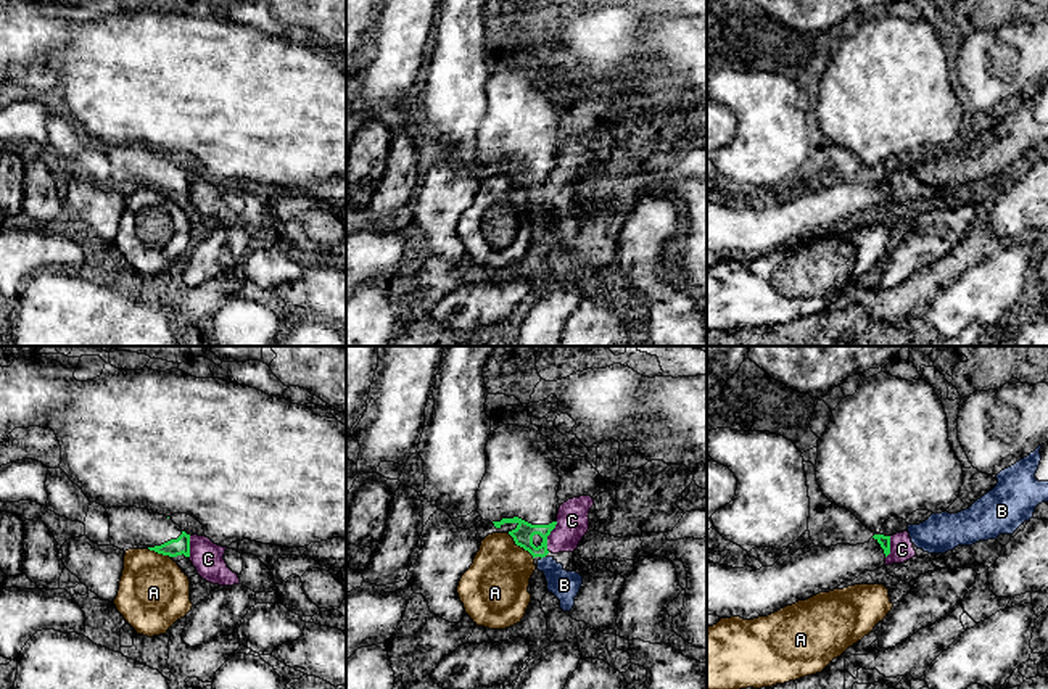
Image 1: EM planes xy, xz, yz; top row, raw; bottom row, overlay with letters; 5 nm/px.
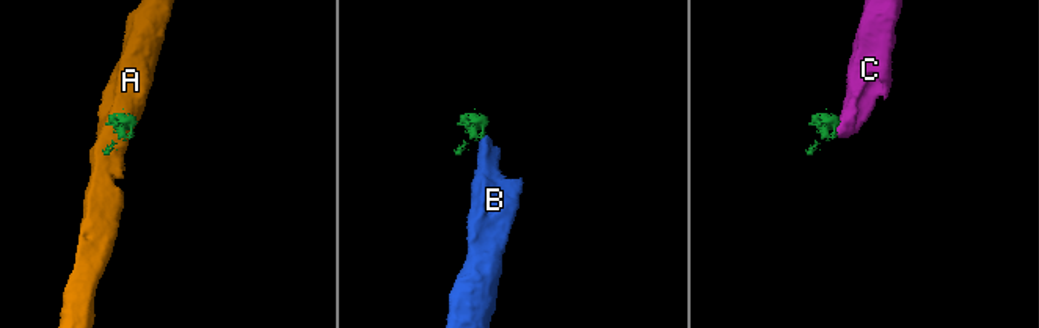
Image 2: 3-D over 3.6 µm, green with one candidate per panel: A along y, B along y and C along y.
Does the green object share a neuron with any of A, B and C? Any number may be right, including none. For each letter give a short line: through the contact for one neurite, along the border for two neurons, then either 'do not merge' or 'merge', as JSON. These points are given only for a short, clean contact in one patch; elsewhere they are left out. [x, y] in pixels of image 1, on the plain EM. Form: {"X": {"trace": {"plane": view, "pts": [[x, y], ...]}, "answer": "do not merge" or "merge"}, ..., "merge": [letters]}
{"A": {"trace": {"plane": "xz", "pts": [[507, 173], [533, 198]]}, "answer": "do not merge"}, "B": {"trace": {"plane": "xz", "pts": [[544, 195], [541, 198]]}, "answer": "do not merge"}, "C": {"trace": {"plane": "xz", "pts": [[557, 161], [548, 176], [548, 190]]}, "answer": "do not merge"}, "merge": []}

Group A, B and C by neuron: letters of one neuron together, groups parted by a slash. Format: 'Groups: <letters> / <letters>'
Groups: A / B C

